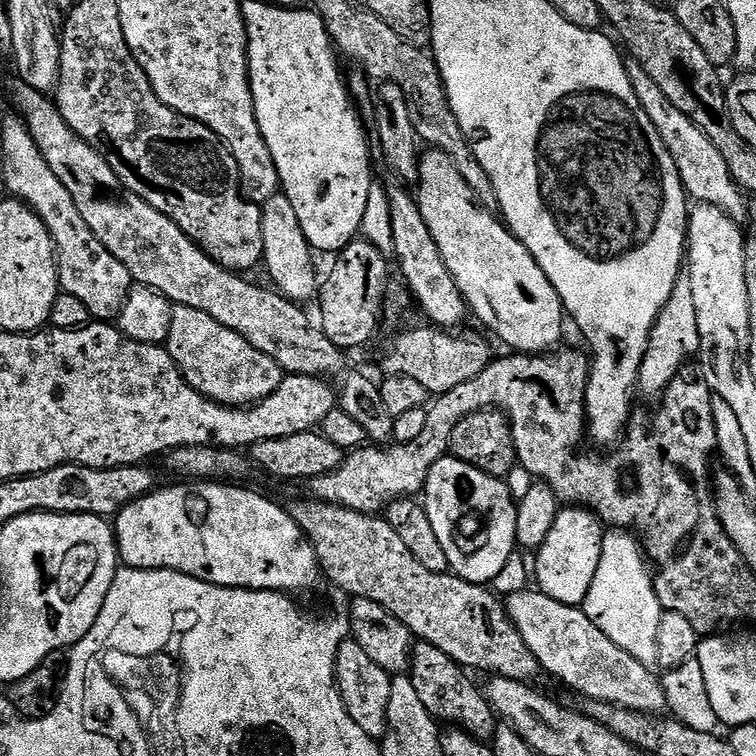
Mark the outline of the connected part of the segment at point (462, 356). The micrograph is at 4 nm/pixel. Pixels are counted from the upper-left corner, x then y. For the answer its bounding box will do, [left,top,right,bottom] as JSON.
[384,326,494,394]

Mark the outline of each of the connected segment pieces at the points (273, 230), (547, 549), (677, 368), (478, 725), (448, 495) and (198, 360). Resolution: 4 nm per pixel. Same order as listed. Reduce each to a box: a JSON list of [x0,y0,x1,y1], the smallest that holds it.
[[262,194,318,302],[534,506,605,605],[639,278,699,398],[410,642,498,742],[422,454,517,585],[166,306,286,408]]

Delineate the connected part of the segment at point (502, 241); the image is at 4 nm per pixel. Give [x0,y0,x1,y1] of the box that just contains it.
[414,151,566,353]

